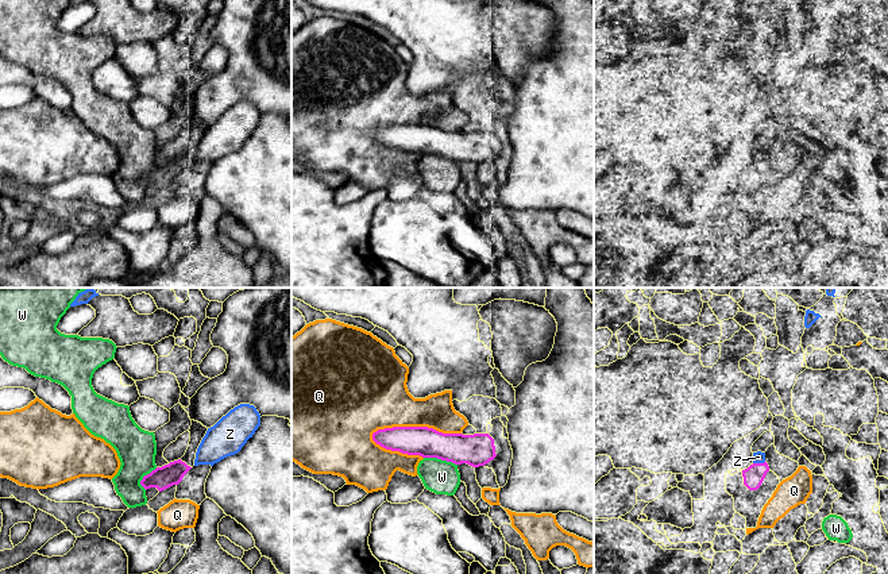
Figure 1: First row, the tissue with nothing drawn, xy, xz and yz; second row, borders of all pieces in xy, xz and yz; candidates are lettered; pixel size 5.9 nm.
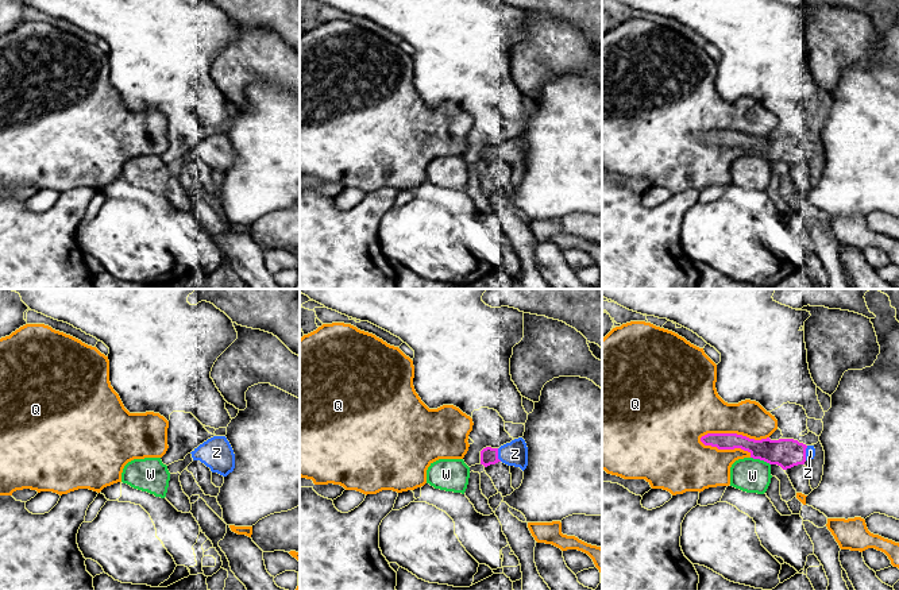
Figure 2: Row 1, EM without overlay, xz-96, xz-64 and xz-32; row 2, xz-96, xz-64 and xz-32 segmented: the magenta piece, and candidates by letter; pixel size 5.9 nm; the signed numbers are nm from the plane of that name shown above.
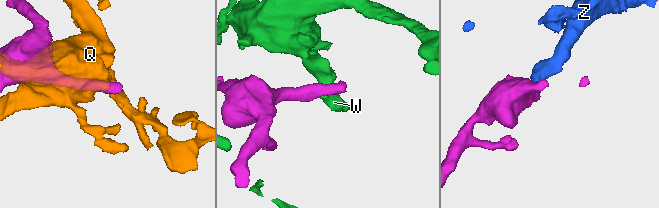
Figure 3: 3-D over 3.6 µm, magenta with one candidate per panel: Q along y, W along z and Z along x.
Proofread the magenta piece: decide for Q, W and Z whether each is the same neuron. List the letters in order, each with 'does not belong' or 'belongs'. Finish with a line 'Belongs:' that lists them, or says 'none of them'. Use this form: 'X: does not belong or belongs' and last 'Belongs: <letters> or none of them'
Q: does not belong
W: does not belong
Z: belongs
Belongs: Z

